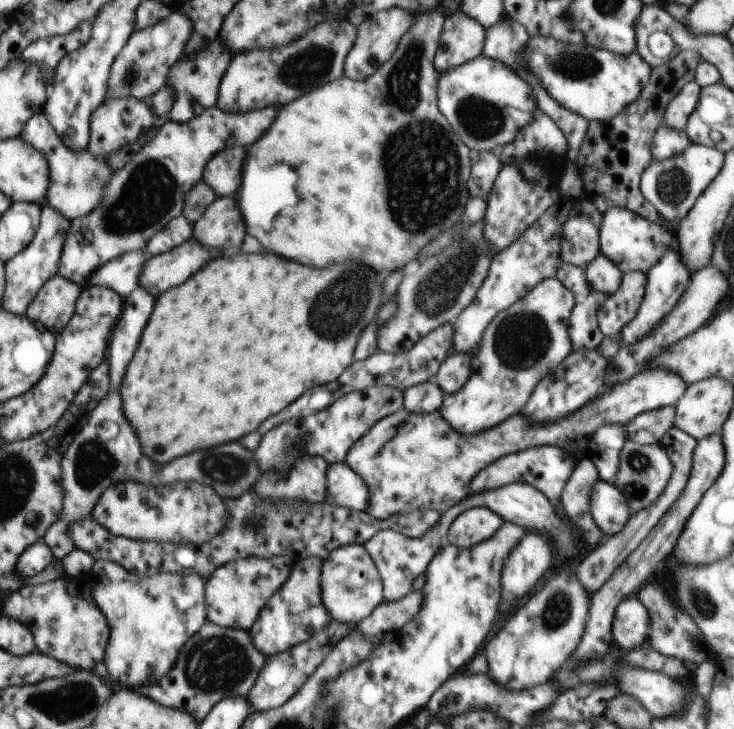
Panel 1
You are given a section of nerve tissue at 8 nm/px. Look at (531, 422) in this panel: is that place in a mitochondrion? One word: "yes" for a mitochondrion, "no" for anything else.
no

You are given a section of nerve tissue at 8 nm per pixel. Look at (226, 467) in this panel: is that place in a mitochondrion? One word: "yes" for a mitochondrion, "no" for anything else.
yes

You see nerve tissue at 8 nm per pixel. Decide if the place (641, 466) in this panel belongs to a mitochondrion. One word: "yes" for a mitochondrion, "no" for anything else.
yes

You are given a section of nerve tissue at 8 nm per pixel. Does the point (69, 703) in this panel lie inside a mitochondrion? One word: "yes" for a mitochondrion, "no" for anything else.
yes

